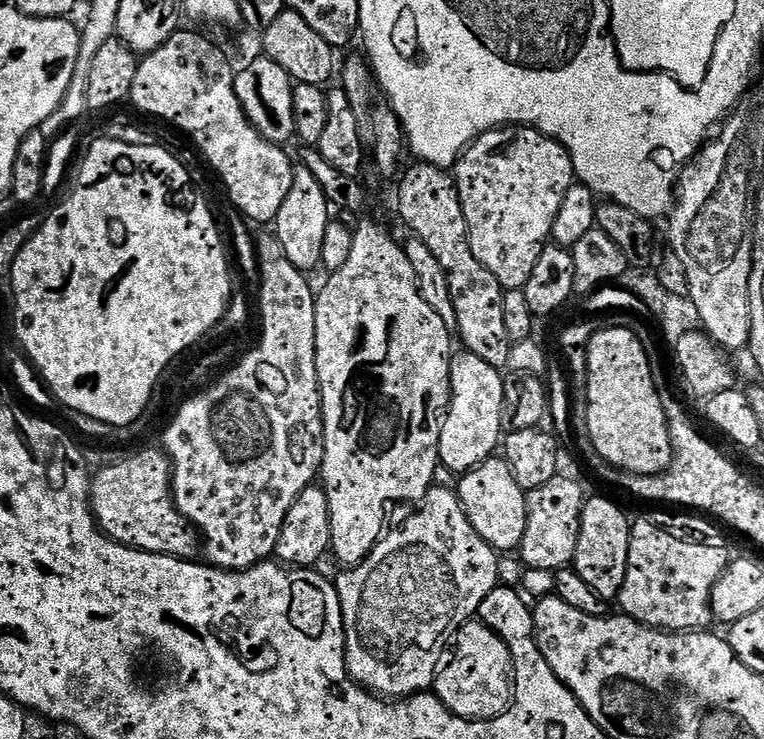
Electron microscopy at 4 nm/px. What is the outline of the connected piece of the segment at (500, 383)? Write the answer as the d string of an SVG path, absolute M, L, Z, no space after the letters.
M460 350L452 358L450 382L452 405L448 407L440 435L440 462L445 469L463 474L477 468L484 460L493 459L495 452L492 451L501 447L504 376L501 369L490 366L490 362L478 358L478 354Z

